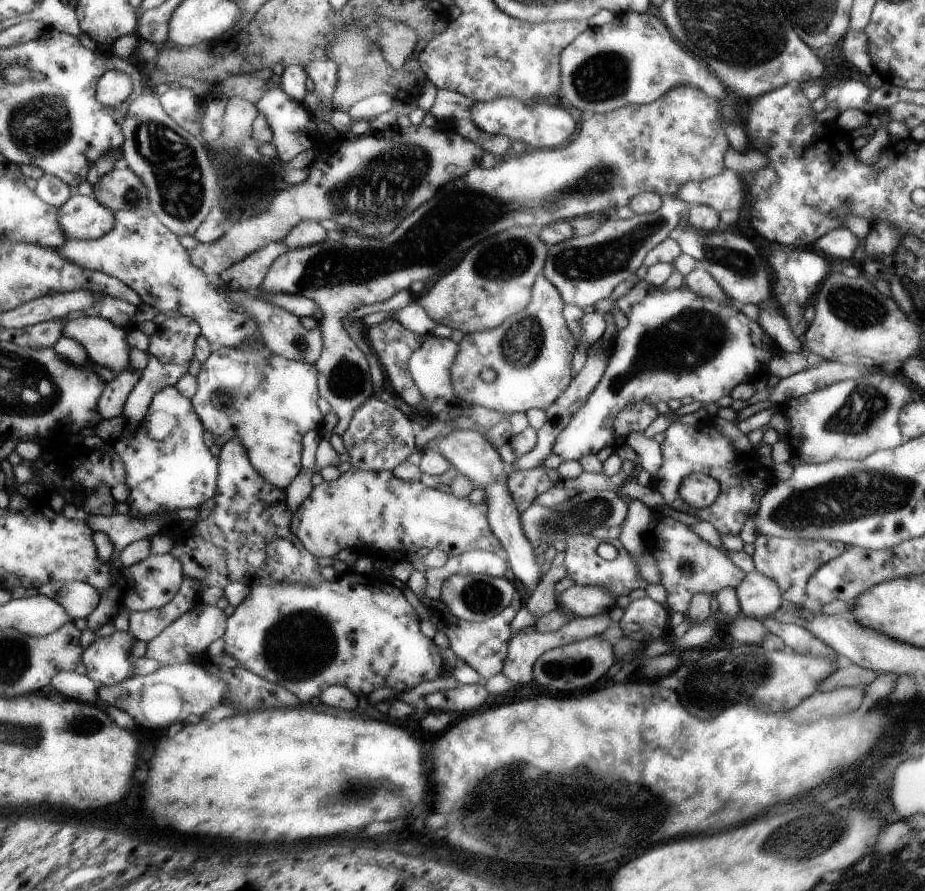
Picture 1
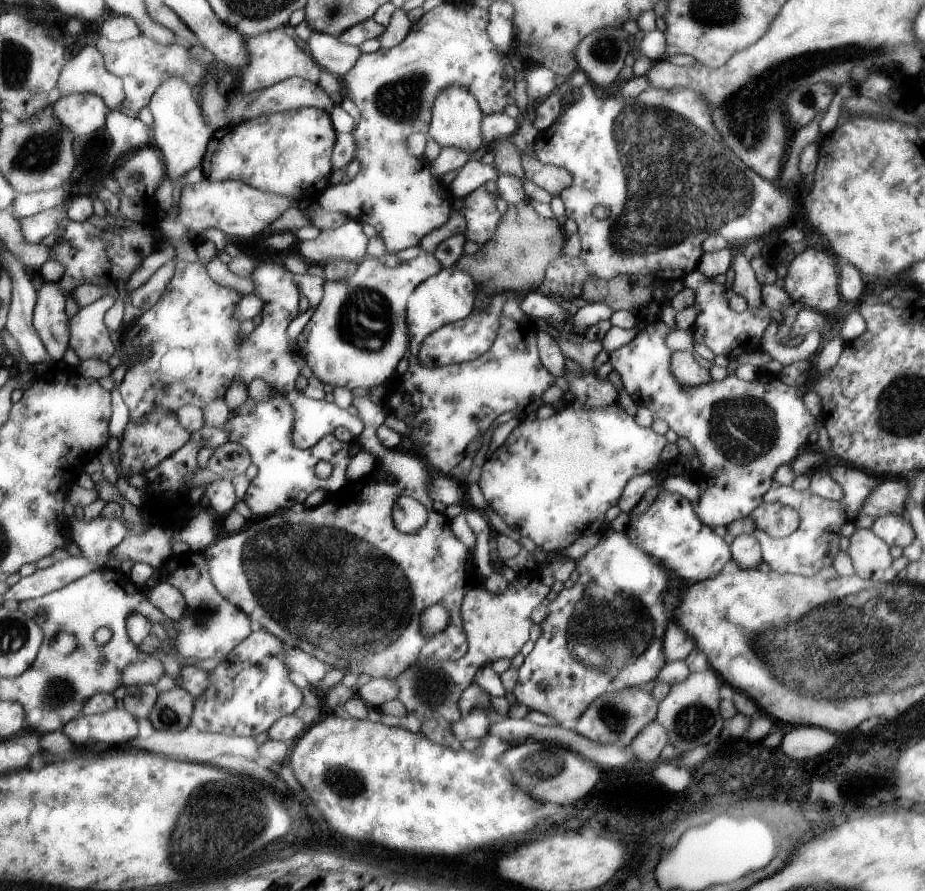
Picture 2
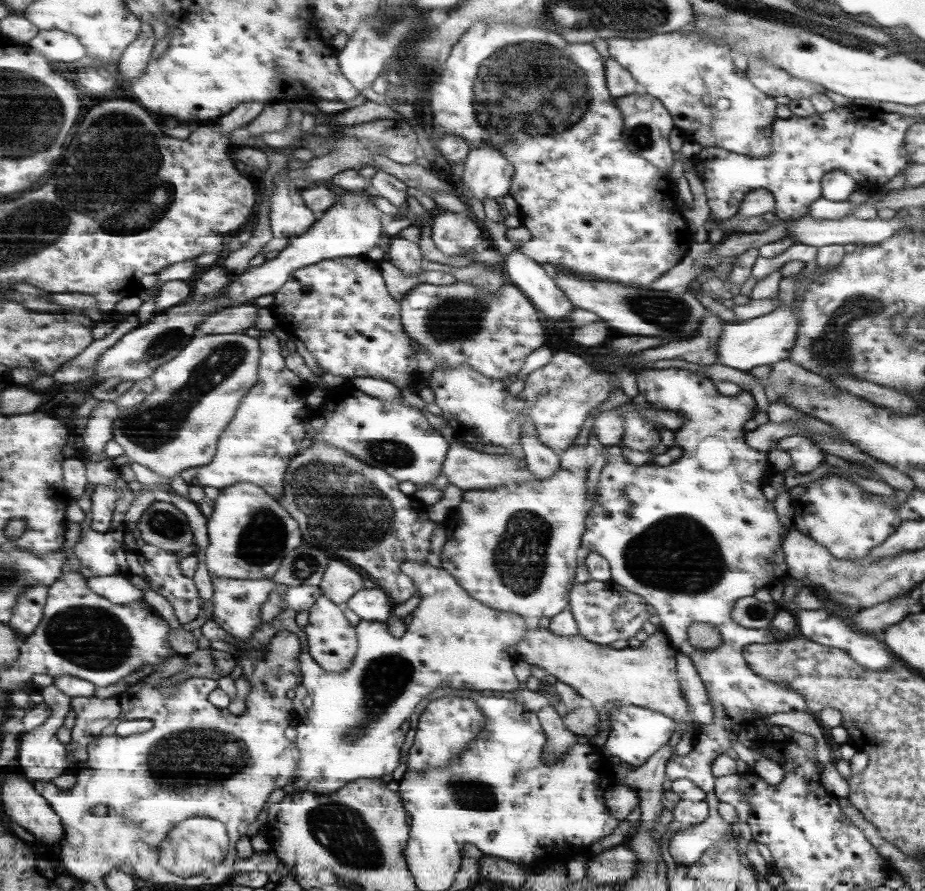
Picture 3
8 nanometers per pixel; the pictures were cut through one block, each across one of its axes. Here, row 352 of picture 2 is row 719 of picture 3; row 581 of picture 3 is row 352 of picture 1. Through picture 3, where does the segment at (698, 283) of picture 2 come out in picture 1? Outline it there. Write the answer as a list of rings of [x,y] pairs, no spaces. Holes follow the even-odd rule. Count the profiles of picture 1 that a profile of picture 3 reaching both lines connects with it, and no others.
[[[639,280],[625,296],[617,298],[617,308],[625,314],[627,326],[615,336],[613,350],[609,352],[603,376],[599,378],[593,392],[585,398],[583,406],[579,406],[579,410],[571,414],[569,426],[559,434],[553,454],[565,458],[567,462],[579,462],[581,458],[597,454],[599,450],[617,448],[621,440],[613,432],[615,420],[621,414],[621,410],[639,402],[655,406],[659,400],[667,402],[671,398],[681,400],[689,396],[693,398],[693,402],[699,400],[709,404],[717,402],[723,396],[731,396],[733,388],[737,388],[739,384],[753,384],[765,376],[771,376],[769,364],[773,356],[779,354],[779,346],[759,322],[751,320],[739,310],[739,304],[733,306],[727,294],[725,298],[727,300],[721,304],[721,300],[705,298],[695,290],[687,288],[685,284],[677,290],[665,290],[663,286],[653,286],[645,280]]]

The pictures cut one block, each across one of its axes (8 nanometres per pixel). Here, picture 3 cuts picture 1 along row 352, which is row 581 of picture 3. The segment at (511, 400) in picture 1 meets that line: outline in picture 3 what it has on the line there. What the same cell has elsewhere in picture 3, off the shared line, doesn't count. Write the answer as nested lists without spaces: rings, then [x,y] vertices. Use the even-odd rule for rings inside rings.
[[[571,444],[569,450],[561,456],[561,472],[551,478],[551,480],[543,480],[543,482],[531,482],[531,484],[517,484],[517,486],[501,486],[499,490],[469,490],[463,494],[463,502],[457,506],[455,516],[451,518],[451,522],[455,524],[453,532],[449,530],[449,538],[443,546],[443,554],[441,554],[441,564],[445,570],[449,570],[465,590],[469,590],[469,594],[473,598],[477,598],[479,602],[483,602],[485,606],[493,606],[495,610],[501,610],[505,614],[519,614],[525,620],[539,620],[539,618],[549,618],[553,620],[555,616],[559,616],[561,612],[565,612],[569,608],[569,594],[571,588],[575,584],[575,576],[577,576],[577,566],[579,566],[579,548],[581,548],[581,540],[585,534],[585,526],[589,520],[589,510],[585,510],[585,494],[587,494],[587,462],[585,462],[585,446],[575,446]]]

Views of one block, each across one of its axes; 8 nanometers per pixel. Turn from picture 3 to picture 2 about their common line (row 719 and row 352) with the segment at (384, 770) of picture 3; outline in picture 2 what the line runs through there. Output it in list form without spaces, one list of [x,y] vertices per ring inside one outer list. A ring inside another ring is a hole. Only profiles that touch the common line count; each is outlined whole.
[[[425,250],[417,258],[399,262],[393,268],[385,266],[383,258],[367,258],[363,264],[359,264],[359,270],[349,280],[325,284],[325,298],[297,340],[299,354],[307,358],[307,364],[313,370],[313,374],[323,384],[329,384],[333,388],[347,388],[349,392],[353,392],[355,388],[365,388],[371,392],[377,386],[397,380],[399,362],[403,358],[407,360],[411,358],[411,330],[409,330],[411,296],[419,284],[423,284],[431,276],[437,276],[441,270],[445,268],[437,260],[437,256]]]

